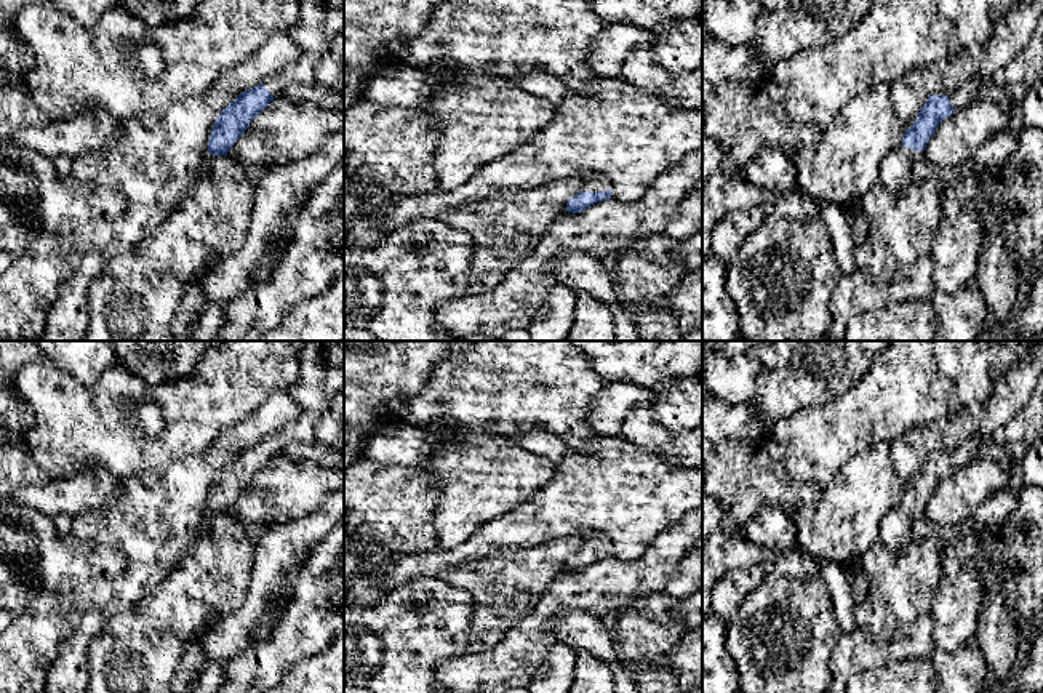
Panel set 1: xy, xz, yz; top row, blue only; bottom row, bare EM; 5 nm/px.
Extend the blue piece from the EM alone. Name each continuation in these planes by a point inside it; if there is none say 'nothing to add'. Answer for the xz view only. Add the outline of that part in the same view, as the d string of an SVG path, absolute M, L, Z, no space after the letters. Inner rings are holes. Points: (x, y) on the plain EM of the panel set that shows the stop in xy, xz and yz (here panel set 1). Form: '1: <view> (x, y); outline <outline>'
1: xz (597, 541); outline M593 535L593 536L584 538L582 549L585 551L598 551L598 549L608 549L608 547L611 547L611 541L605 535Z

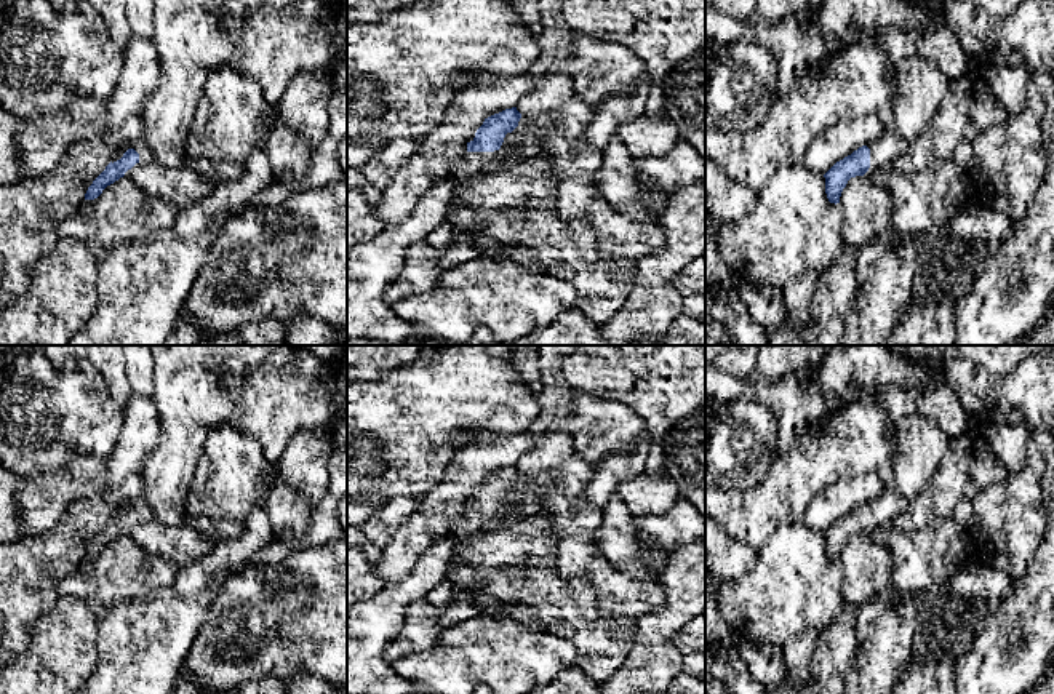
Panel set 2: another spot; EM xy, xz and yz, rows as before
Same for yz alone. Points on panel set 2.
1: yz (890, 504); outline M889 489L883 491L878 499L867 502L867 505L870 507L870 526L864 536L868 531L892 526L892 520L905 510L908 501L899 491Z

